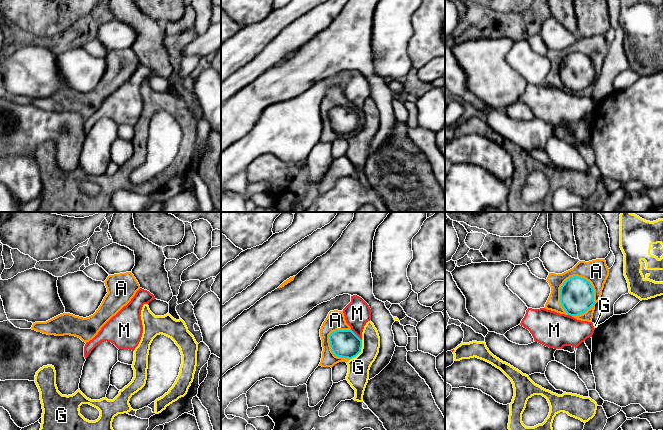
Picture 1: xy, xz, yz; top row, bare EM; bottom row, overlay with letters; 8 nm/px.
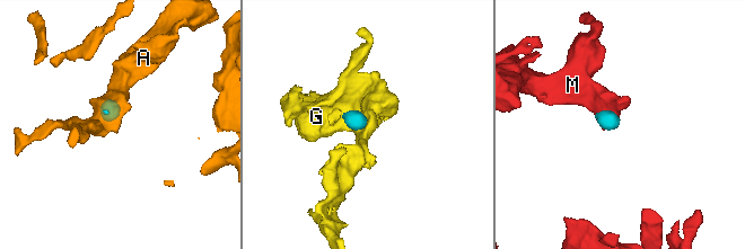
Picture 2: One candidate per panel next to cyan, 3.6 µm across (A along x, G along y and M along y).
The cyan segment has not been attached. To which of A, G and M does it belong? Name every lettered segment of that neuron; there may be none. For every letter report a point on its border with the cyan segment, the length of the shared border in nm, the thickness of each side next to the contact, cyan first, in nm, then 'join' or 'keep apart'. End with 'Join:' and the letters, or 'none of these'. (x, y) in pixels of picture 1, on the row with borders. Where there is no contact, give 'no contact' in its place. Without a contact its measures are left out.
A: contact yz (593, 298); length 340 nm; calibres 280 and 190 nm; join
G: contact xz (360, 351); length 190 nm; calibres 220 and 180 nm; keep apart
M: contact xz (356, 335); length 130 nm; calibres 220 and 220 nm; keep apart
Join: A

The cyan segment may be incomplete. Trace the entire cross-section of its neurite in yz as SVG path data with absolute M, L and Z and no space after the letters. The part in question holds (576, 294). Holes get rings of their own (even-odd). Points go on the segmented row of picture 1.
M596 259L589 262L579 261L572 269L562 274L549 273L546 280L551 287L551 293L544 308L570 315L577 320L591 322L595 304L601 298L608 276L609 269L605 259Z

